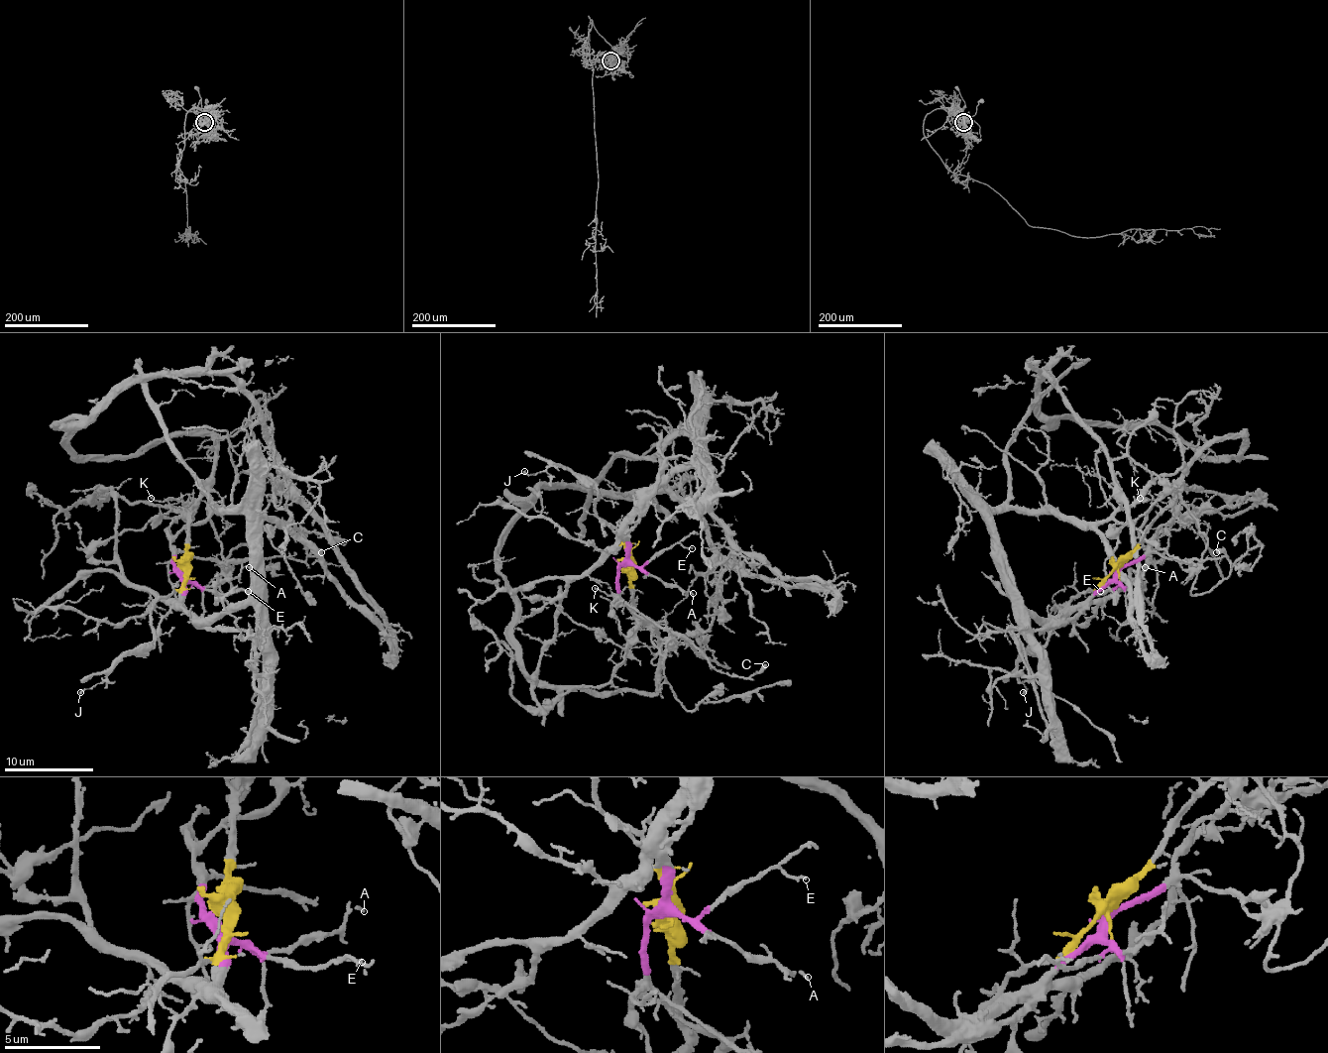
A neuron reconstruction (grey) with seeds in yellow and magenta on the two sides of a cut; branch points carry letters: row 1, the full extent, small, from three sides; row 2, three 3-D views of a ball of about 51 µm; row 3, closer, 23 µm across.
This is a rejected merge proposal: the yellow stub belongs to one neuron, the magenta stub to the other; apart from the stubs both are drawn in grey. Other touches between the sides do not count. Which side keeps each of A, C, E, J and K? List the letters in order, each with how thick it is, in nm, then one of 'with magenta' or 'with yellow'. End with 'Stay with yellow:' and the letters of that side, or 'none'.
A: calibre 140 nm; with magenta
C: calibre 360 nm; with magenta
E: calibre 130 nm; with magenta
J: calibre 160 nm; with yellow
K: calibre 130 nm; with yellow
Stay with yellow: J, K

